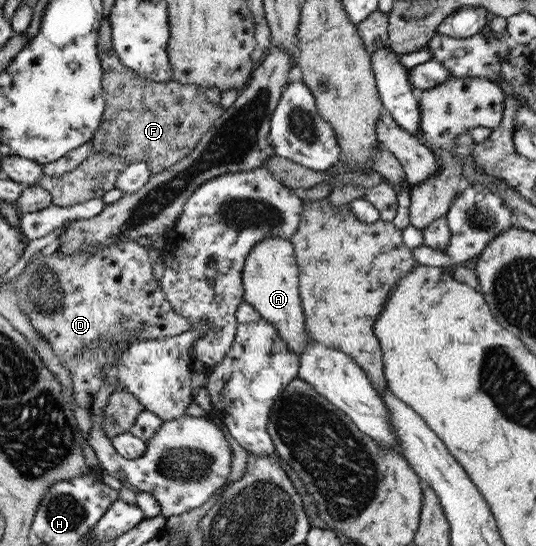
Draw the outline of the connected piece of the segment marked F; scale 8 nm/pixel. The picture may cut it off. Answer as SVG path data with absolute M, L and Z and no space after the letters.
M105 18L98 32L98 56L102 62L103 76L102 88L106 94L106 111L104 111L104 125L101 126L100 134L93 138L95 150L106 151L126 157L128 164L146 161L152 174L160 173L174 165L176 161L192 153L200 138L224 112L220 103L210 103L206 98L205 88L197 84L182 84L177 81L168 83L156 83L129 70L114 49L114 39L111 34L111 22Z

